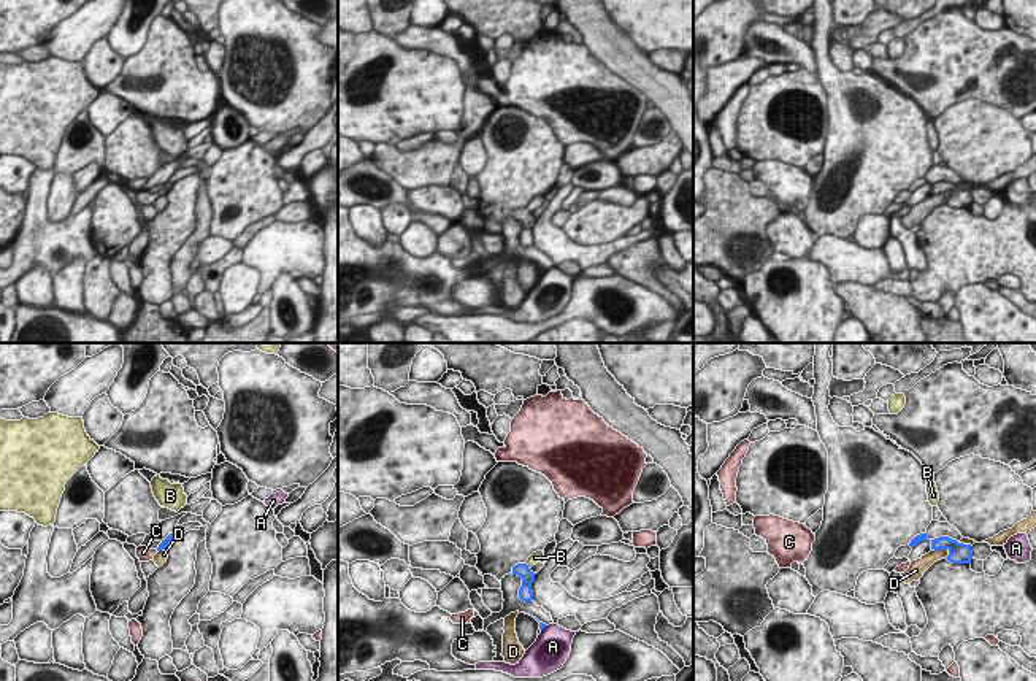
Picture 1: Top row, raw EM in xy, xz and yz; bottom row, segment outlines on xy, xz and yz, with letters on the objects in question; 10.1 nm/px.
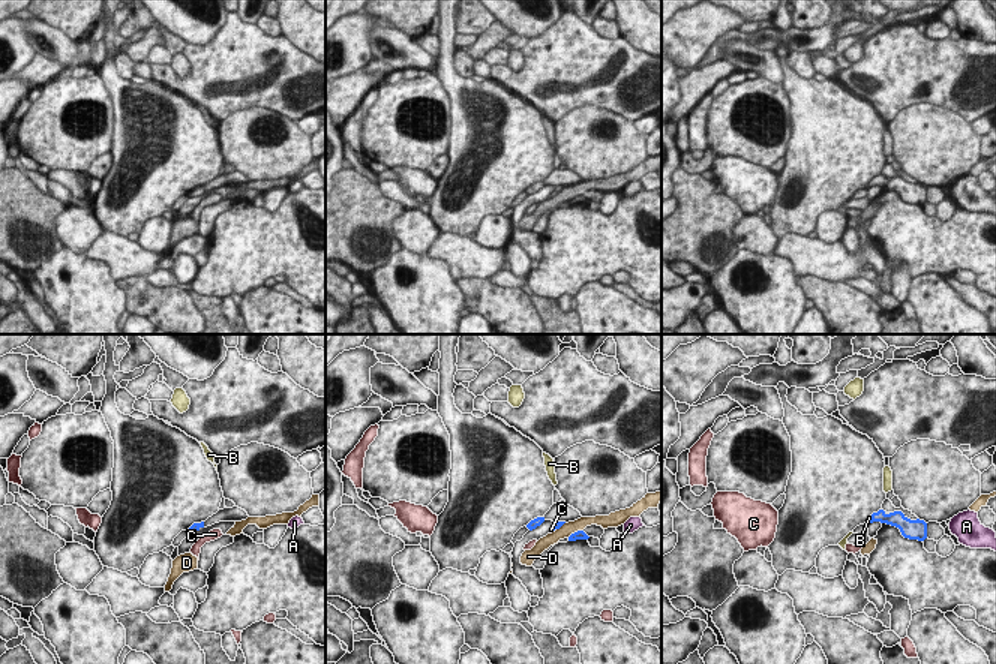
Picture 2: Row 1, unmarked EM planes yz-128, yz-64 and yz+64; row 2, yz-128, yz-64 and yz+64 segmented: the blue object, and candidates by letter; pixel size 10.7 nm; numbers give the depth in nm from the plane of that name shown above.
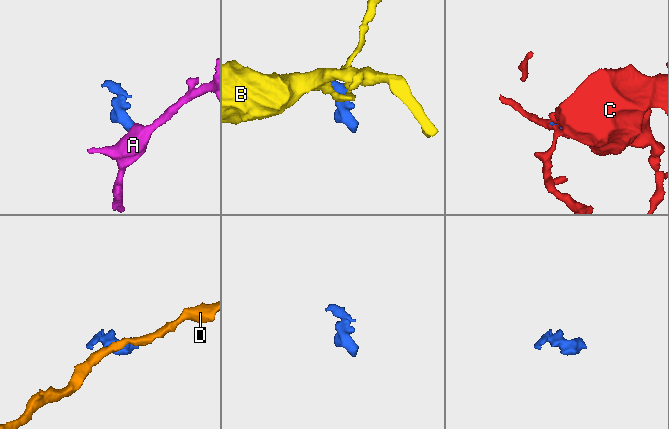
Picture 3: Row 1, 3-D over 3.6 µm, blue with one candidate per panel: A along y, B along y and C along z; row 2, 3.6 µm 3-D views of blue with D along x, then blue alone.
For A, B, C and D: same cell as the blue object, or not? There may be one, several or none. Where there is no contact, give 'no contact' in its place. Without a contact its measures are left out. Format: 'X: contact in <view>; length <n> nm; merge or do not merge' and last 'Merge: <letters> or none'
A: contact in xz; length 80 nm; do not merge
B: contact in xz; length 100 nm; do not merge
C: contact in xy; length 60 nm; merge
D: contact in yz; length 170 nm; do not merge
Merge: C

